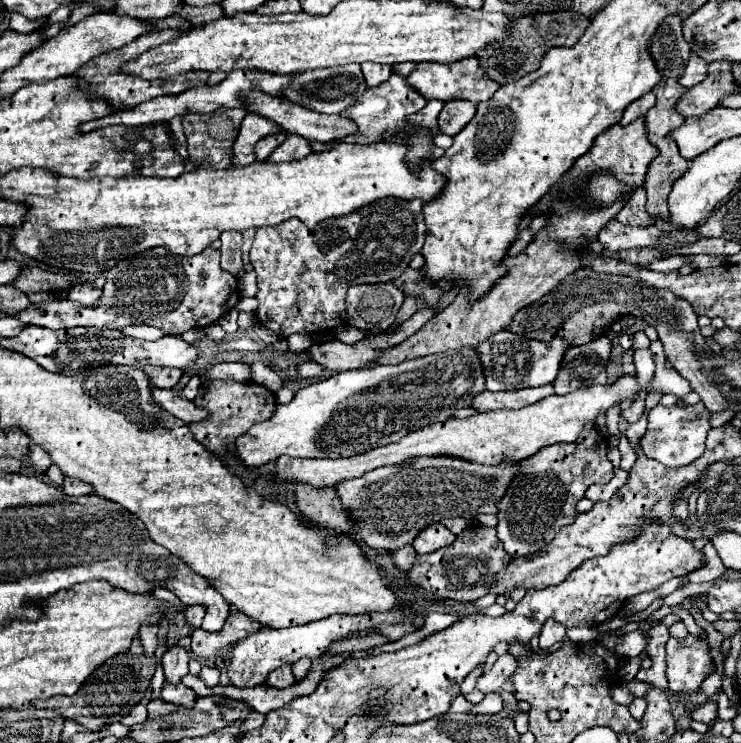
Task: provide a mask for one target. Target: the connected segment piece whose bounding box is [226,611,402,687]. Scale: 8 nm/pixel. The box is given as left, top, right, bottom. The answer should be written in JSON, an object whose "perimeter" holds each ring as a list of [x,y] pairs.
{"perimeter":[[[374,613],[374,615],[332,615],[320,621],[312,621],[306,625],[292,625],[286,629],[262,629],[254,635],[240,639],[238,643],[230,645],[230,665],[226,669],[228,679],[234,687],[256,687],[266,683],[270,671],[284,663],[294,663],[300,657],[318,657],[324,653],[332,643],[350,637],[352,633],[372,629],[386,623],[398,623],[402,619],[400,613]]]}

